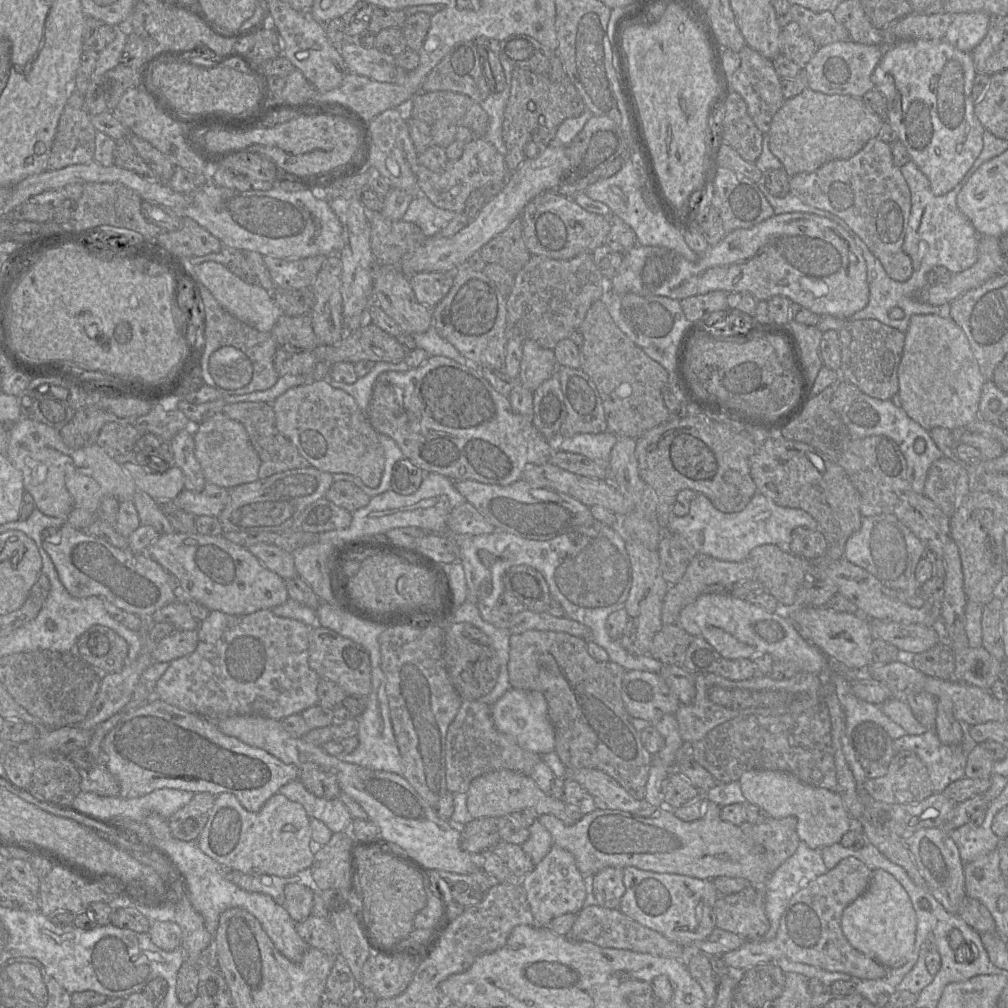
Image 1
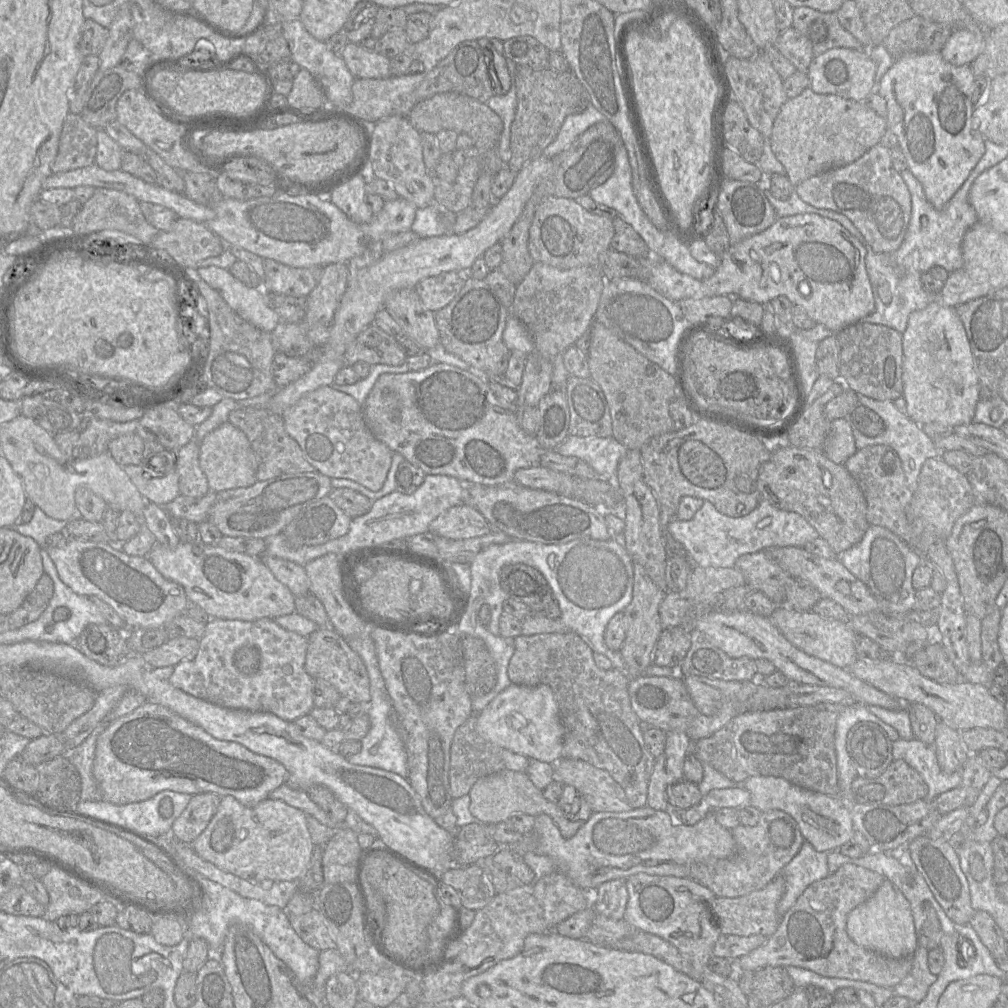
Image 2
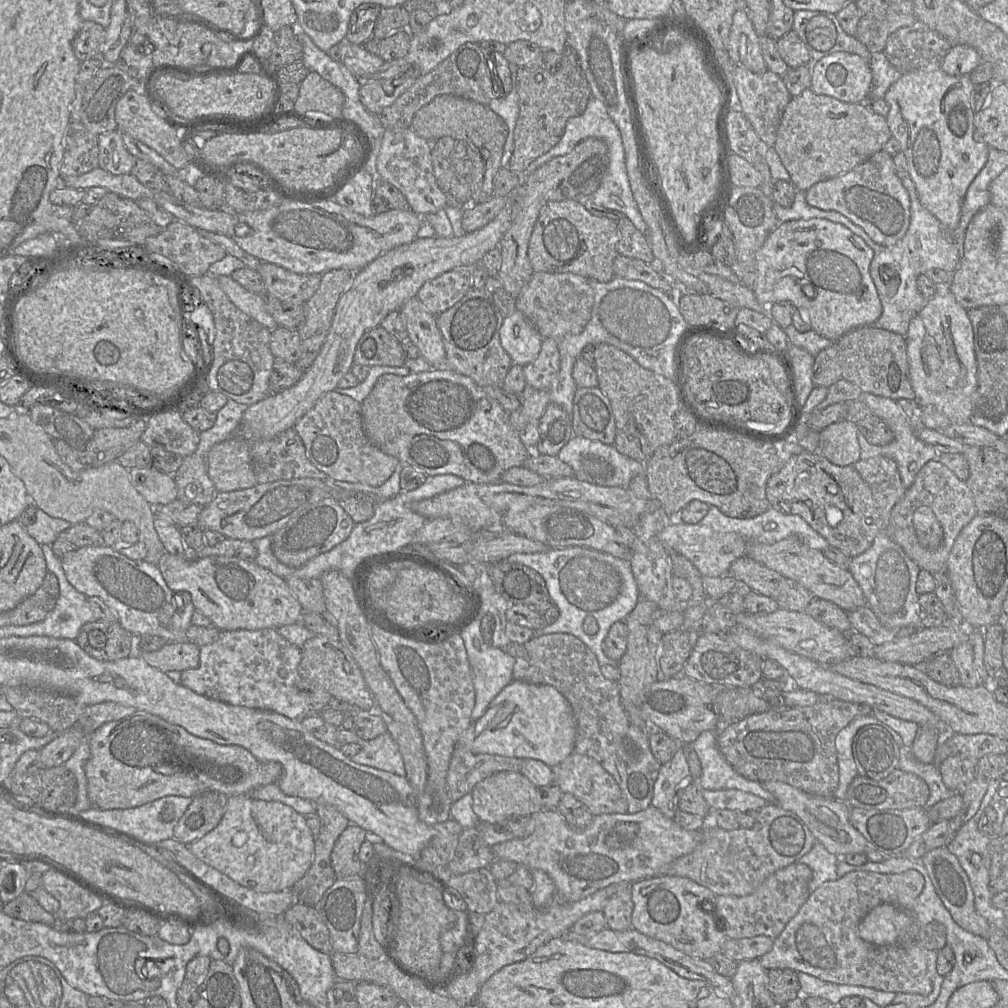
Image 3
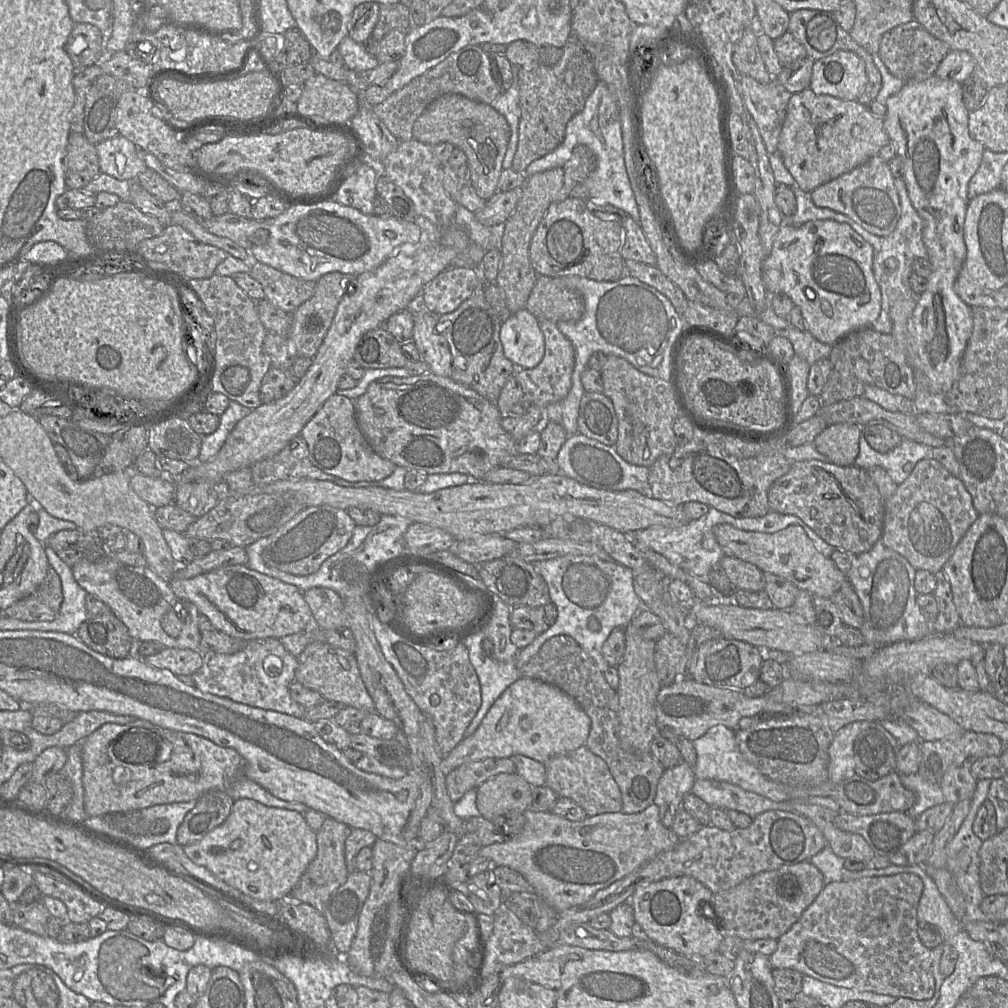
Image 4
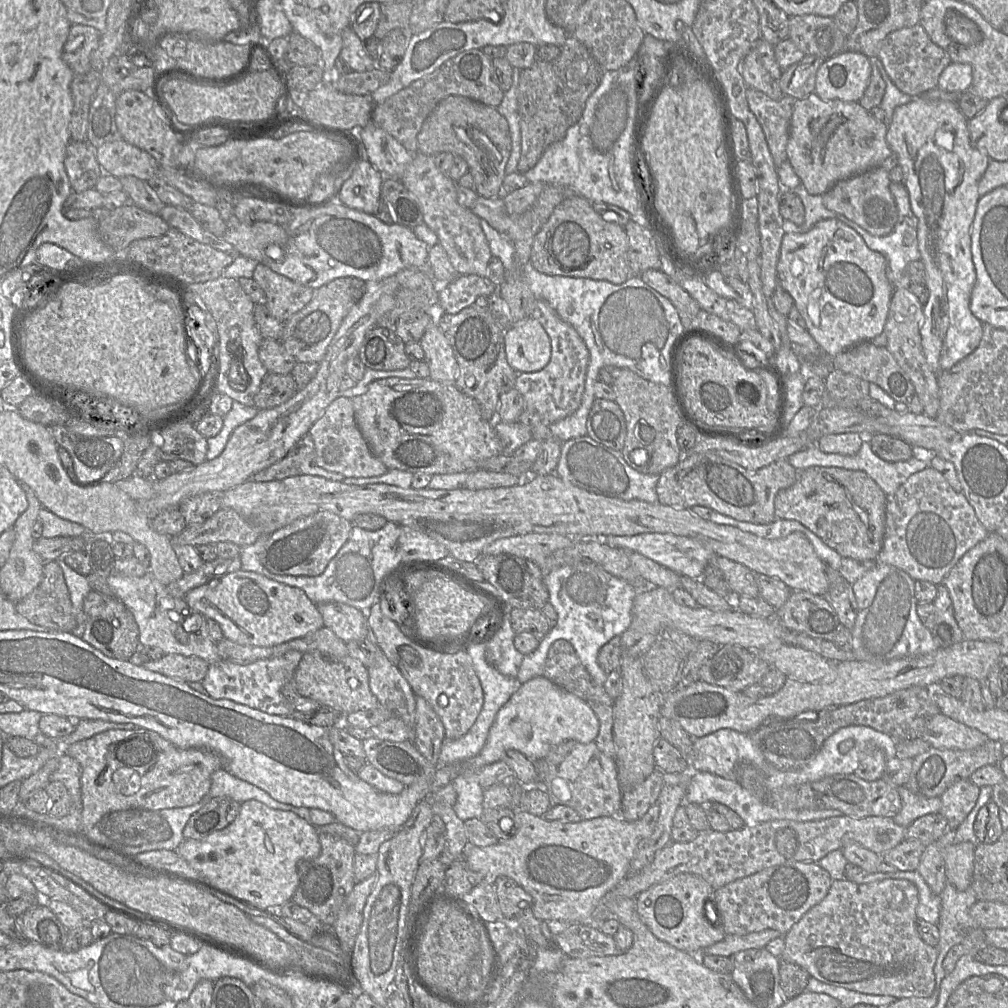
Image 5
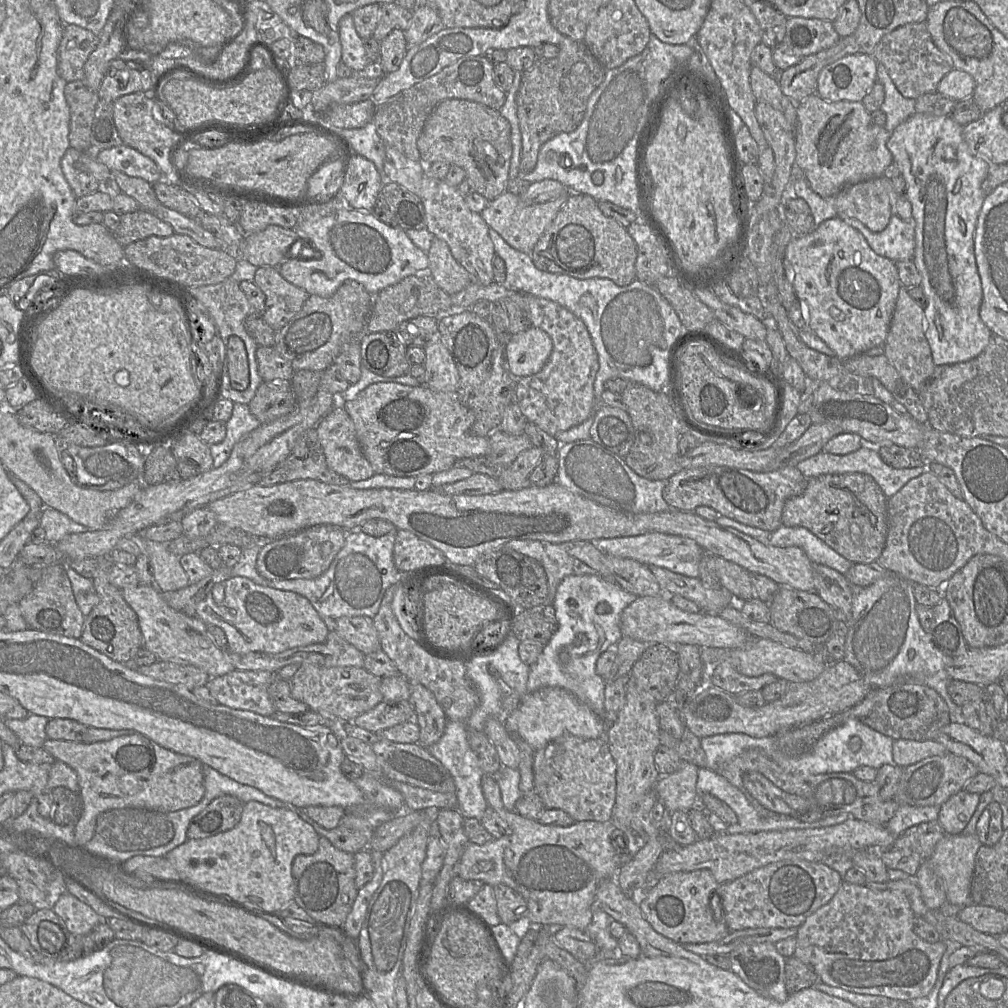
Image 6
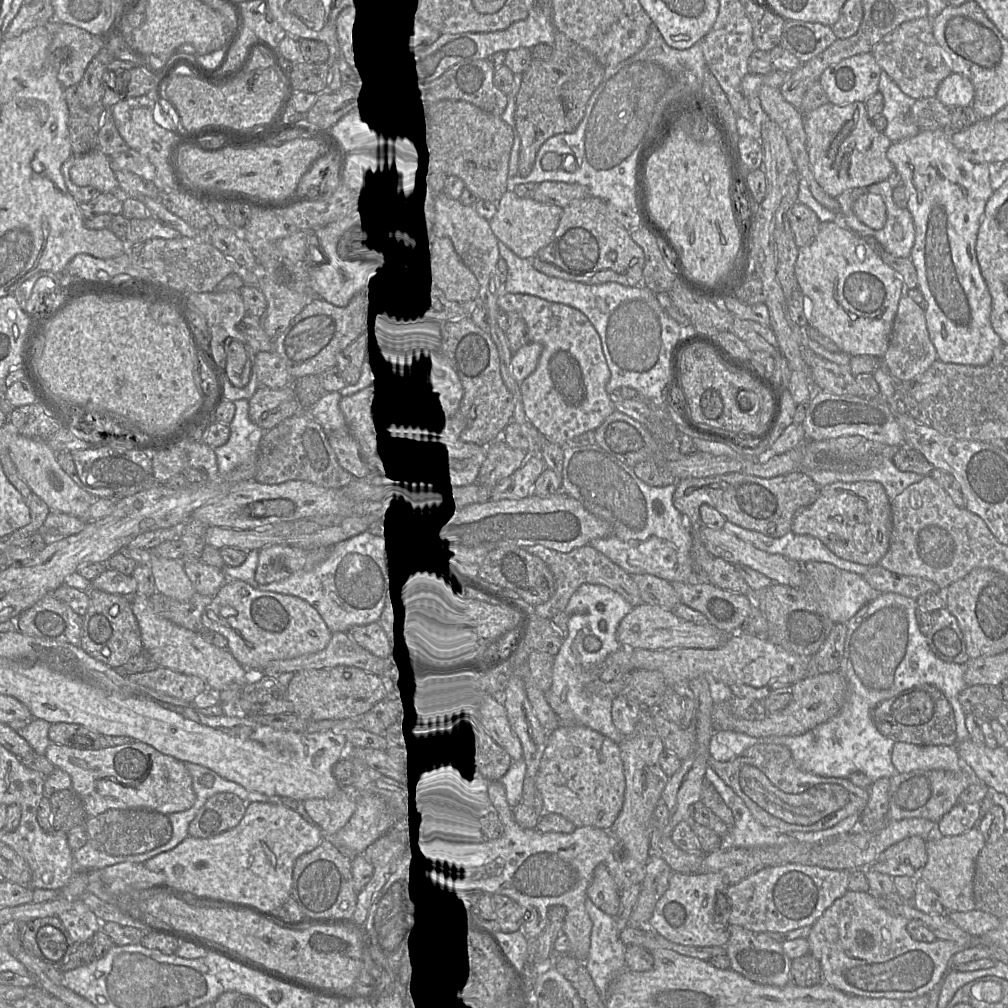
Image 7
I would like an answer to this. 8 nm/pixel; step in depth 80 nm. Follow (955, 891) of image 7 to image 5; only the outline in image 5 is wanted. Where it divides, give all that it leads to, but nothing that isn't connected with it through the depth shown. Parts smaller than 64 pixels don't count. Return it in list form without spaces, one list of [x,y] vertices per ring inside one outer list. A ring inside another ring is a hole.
[[[971,842],[951,844],[945,849],[945,874],[948,882],[959,891],[971,886],[975,850],[976,846]]]

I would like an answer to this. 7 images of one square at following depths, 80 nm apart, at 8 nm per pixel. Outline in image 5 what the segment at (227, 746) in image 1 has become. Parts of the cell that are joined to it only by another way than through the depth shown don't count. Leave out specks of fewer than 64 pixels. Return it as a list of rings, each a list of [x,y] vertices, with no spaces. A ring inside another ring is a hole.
[[[143,728],[106,730],[91,738],[69,745],[64,753],[75,759],[82,770],[81,831],[76,832],[76,835],[81,837],[85,837],[86,832],[97,825],[101,818],[109,812],[129,809],[160,811],[196,804],[209,792],[212,774],[216,770],[224,768],[222,758],[211,751],[180,749],[158,733]]]

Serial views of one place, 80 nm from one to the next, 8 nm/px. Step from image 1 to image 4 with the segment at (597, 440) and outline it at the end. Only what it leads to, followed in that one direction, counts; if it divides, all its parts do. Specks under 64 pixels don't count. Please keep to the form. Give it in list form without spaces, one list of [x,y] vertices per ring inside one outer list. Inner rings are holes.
[[[580,433],[567,437],[557,454],[556,462],[560,474],[582,484],[611,491],[633,489],[645,496],[652,497],[648,483],[649,468],[626,462],[617,453],[614,446],[605,445]]]

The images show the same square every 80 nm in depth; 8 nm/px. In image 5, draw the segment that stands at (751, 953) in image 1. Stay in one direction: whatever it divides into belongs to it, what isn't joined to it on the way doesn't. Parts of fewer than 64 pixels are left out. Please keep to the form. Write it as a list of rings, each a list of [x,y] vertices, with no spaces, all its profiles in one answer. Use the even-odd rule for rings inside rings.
[[[885,879],[866,884],[833,880],[826,897],[783,936],[785,949],[780,959],[800,966],[820,982],[863,994],[896,999],[930,997],[935,988],[934,966],[938,950],[926,944],[916,930],[918,902],[918,889],[909,880]]]

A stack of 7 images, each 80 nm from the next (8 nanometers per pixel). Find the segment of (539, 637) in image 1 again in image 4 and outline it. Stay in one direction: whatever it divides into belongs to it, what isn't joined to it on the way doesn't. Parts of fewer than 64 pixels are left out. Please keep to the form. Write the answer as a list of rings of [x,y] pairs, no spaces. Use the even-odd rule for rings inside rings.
[[[557,635],[548,639],[539,649],[537,654],[533,656],[519,670],[519,676],[537,679],[545,683],[552,684],[566,694],[571,696],[580,707],[586,712],[591,720],[591,728],[589,736],[585,742],[592,753],[599,756],[607,764],[614,780],[616,781],[622,796],[622,812],[626,814],[636,814],[654,803],[657,792],[658,783],[664,772],[664,767],[651,754],[634,753],[626,751],[620,743],[617,734],[617,710],[618,698],[616,690],[612,689],[604,678],[593,659],[580,647],[580,645],[568,635]]]

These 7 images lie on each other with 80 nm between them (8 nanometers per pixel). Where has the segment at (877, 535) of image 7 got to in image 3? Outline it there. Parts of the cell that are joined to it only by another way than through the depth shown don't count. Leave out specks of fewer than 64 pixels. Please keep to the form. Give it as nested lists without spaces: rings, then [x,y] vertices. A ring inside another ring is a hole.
[[[818,452],[785,458],[782,468],[766,484],[772,508],[803,518],[826,541],[853,558],[868,550],[882,531],[882,520],[870,486],[853,465],[838,466]]]

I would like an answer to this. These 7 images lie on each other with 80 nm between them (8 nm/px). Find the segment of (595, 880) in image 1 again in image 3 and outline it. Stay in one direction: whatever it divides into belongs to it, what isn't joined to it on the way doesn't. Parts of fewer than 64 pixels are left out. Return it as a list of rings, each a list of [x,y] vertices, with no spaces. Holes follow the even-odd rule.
[[[625,885],[608,900],[602,910],[607,926],[613,931],[623,931],[632,928],[631,915],[633,902],[630,885]]]

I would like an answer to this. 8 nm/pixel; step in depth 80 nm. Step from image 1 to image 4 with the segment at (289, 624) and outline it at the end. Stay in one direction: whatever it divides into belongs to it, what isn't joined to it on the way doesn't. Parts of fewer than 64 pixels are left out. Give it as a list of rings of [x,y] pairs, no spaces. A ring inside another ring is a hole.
[[[263,638],[247,641],[244,648],[234,654],[204,651],[202,666],[191,678],[194,687],[202,692],[248,706],[303,718],[306,709],[295,702],[289,692],[289,685],[295,680],[297,666],[298,658],[290,654],[279,639]]]

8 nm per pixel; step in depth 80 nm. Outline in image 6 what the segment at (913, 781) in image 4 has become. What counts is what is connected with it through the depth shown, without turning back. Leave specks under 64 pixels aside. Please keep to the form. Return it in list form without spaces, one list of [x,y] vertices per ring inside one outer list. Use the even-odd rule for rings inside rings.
[[[901,804],[886,827],[895,837],[899,837],[912,826],[938,820],[940,807]]]

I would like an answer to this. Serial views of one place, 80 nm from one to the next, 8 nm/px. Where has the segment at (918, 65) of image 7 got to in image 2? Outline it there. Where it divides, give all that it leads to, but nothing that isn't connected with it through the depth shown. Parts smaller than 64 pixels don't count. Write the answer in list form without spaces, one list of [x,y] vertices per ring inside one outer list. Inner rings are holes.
[[[914,15],[895,26],[884,40],[893,58],[910,53],[941,52],[954,28]]]

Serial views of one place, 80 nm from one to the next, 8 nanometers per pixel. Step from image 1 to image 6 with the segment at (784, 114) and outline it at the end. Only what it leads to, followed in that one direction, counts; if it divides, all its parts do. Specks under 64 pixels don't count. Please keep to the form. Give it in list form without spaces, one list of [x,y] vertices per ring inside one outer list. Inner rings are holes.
[[[817,93],[797,104],[795,129],[795,164],[801,169],[811,189],[824,199],[831,199],[845,187],[884,176],[885,169],[893,163],[887,148],[891,133],[877,125],[861,101],[829,102]]]

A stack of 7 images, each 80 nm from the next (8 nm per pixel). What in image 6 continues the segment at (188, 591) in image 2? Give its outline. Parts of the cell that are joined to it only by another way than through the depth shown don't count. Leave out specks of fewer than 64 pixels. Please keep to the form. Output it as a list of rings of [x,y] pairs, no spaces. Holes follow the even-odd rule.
[[[231,576],[216,583],[196,606],[196,615],[206,625],[222,629],[227,648],[237,654],[280,653],[288,649],[322,643],[329,629],[312,604],[300,594],[254,583],[246,577]]]

